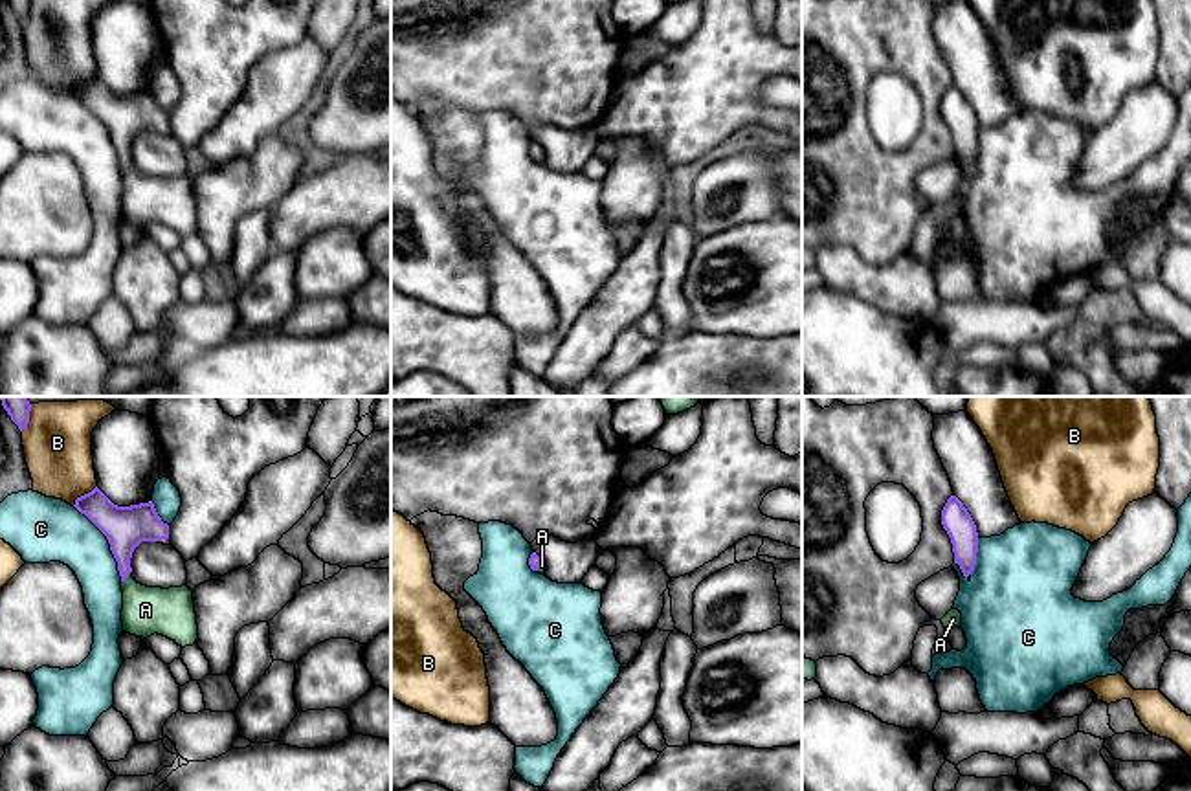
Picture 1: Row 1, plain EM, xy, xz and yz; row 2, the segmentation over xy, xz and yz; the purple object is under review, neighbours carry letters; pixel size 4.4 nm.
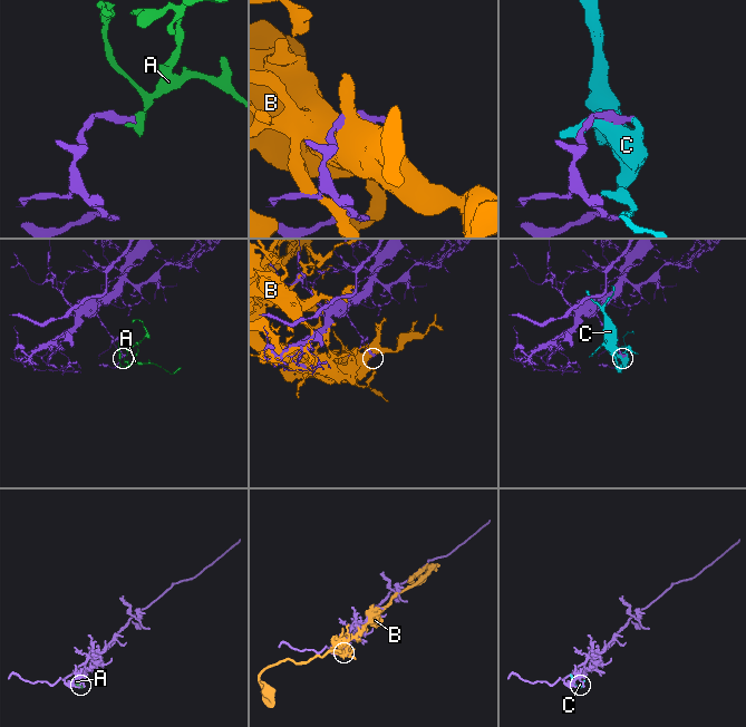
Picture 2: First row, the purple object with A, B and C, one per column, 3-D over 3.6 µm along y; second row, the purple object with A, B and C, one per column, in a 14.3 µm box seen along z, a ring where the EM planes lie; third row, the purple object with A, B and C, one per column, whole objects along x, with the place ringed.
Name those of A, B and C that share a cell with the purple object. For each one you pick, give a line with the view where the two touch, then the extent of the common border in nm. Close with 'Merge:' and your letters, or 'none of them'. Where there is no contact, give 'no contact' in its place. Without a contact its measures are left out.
A: contact in xy; length 70 nm
Merge: A

